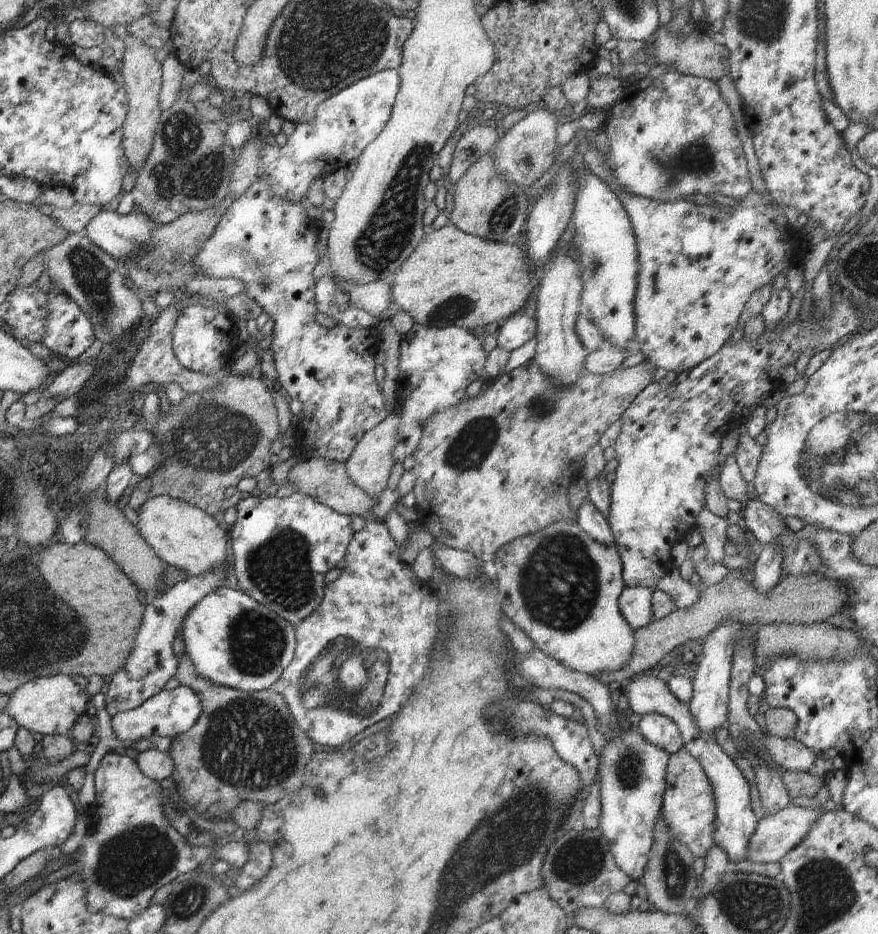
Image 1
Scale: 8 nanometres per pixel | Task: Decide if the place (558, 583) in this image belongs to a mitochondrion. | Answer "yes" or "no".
yes

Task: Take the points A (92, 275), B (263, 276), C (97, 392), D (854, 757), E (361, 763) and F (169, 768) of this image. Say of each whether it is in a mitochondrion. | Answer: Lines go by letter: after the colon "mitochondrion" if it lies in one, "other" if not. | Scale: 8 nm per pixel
A: mitochondrion
B: mitochondrion
C: mitochondrion
D: other
E: other
F: other

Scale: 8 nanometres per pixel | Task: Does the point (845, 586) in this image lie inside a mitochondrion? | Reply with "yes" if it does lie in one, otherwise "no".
no

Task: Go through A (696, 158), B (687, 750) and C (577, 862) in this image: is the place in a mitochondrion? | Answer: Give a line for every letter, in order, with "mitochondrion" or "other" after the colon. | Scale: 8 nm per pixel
A: mitochondrion
B: other
C: mitochondrion

